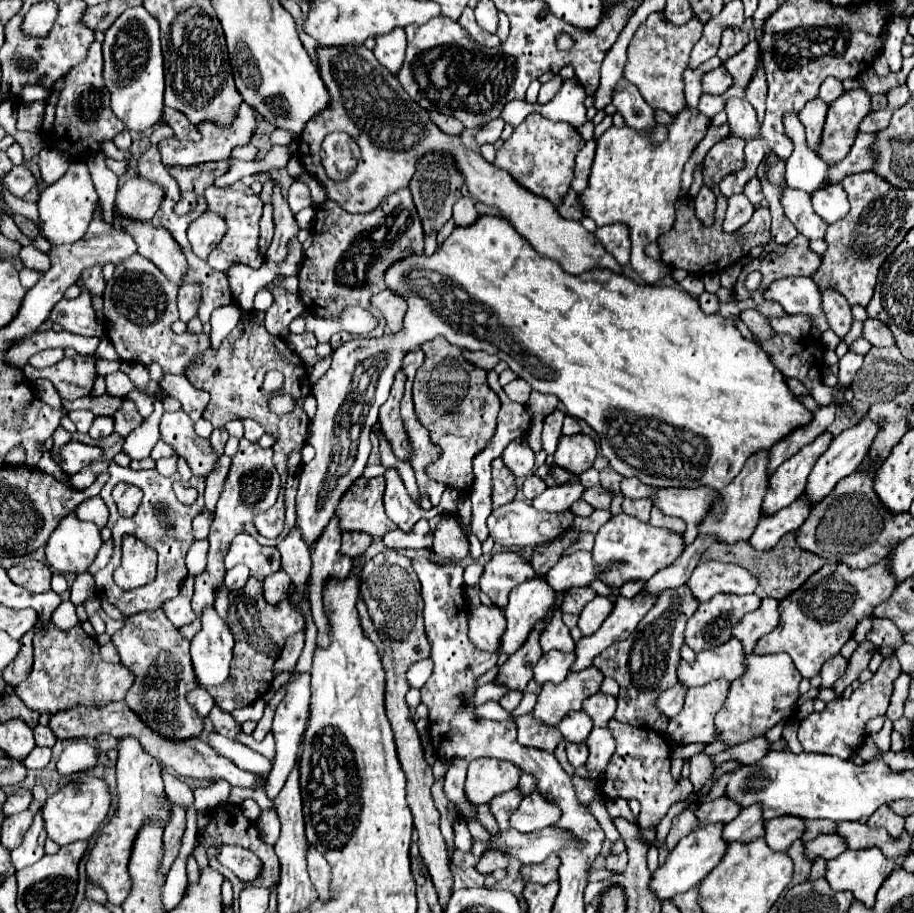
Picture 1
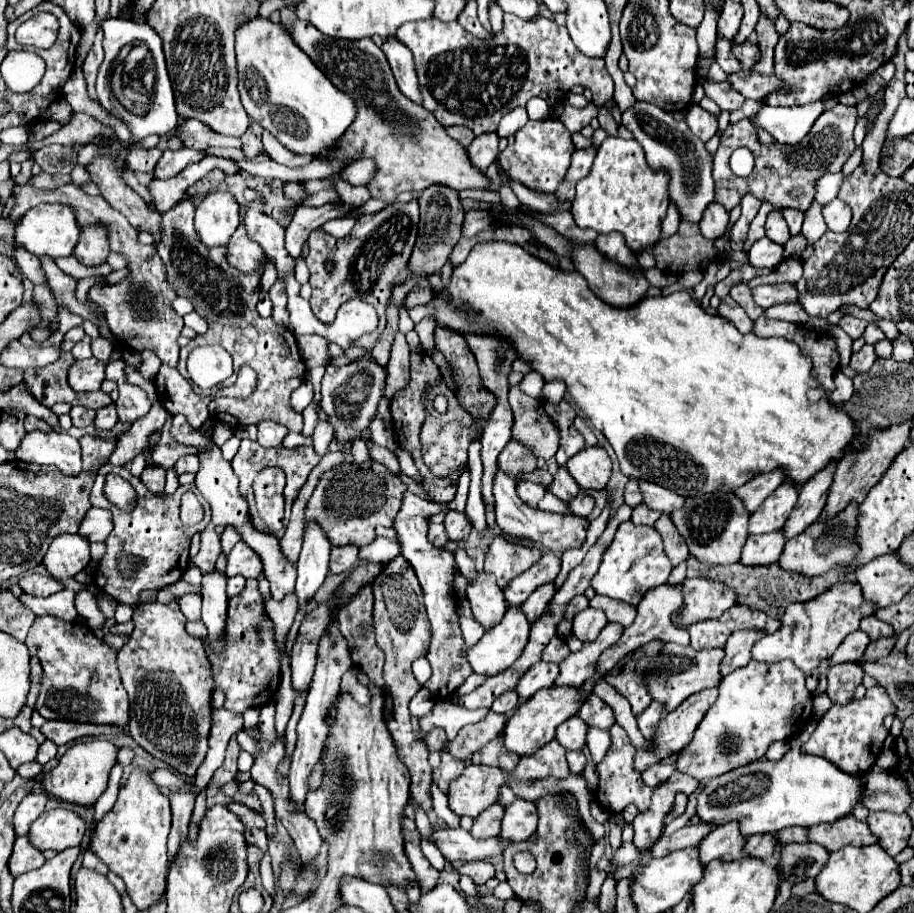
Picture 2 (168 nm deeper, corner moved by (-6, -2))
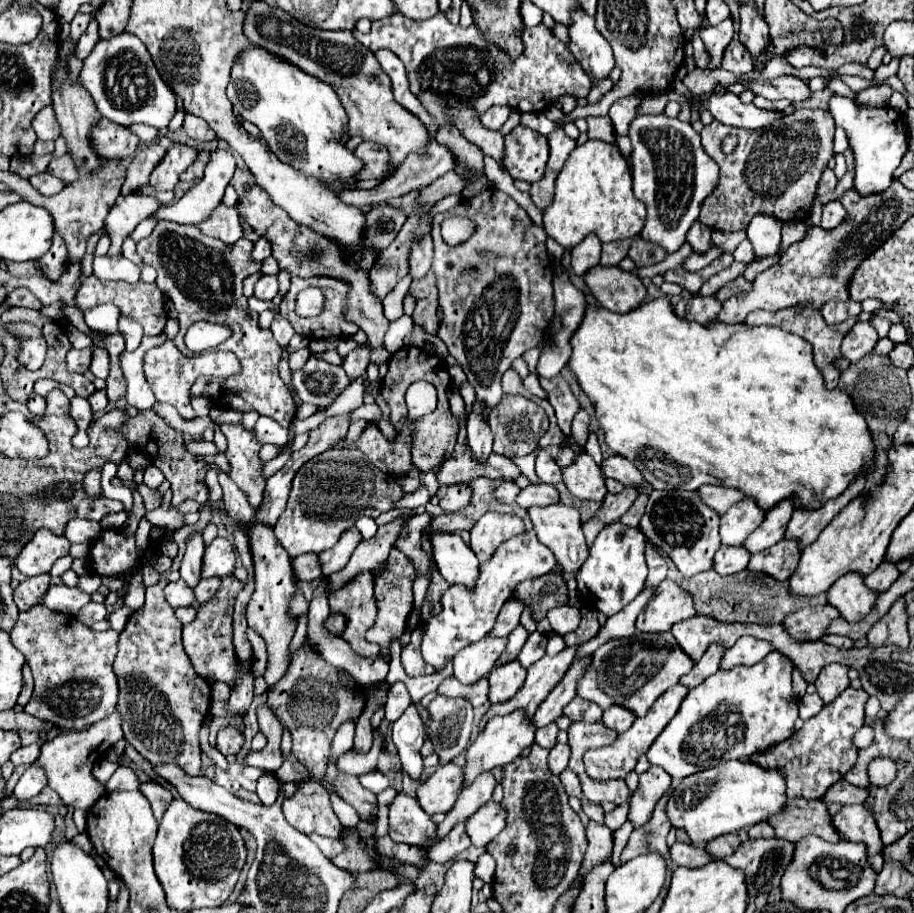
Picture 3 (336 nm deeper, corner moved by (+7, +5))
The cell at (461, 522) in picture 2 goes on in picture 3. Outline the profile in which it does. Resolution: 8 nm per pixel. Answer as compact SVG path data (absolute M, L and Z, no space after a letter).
M448 485L448 487L440 487L436 497L444 513L456 513L458 509L464 509L468 505L470 489L462 485Z

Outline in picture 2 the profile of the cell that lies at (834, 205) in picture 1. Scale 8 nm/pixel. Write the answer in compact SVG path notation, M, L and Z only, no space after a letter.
M835 198L823 208L823 216L831 232L845 232L851 224L851 208L839 198Z

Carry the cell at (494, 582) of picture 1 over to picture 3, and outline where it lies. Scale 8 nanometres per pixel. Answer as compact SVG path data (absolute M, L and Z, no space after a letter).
M486 513L476 521L476 525L470 531L472 535L470 547L476 553L476 557L482 563L486 563L494 555L498 545L522 533L524 533L524 523L518 517Z

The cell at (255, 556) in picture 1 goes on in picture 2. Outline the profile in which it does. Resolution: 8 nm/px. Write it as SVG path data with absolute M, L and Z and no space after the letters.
M237 542L227 556L225 574L227 576L241 574L245 578L259 578L261 572L263 572L263 564L259 556L245 542Z

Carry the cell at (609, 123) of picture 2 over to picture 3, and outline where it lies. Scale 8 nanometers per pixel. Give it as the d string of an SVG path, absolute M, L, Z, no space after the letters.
M586 117L588 121L588 137L590 139L602 139L606 143L616 143L616 133L612 119L606 117Z

